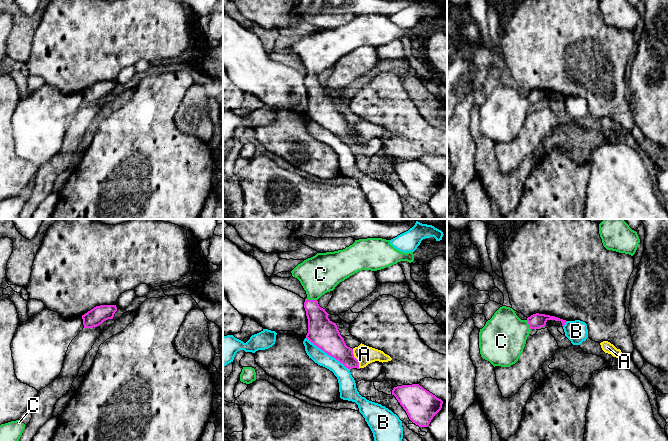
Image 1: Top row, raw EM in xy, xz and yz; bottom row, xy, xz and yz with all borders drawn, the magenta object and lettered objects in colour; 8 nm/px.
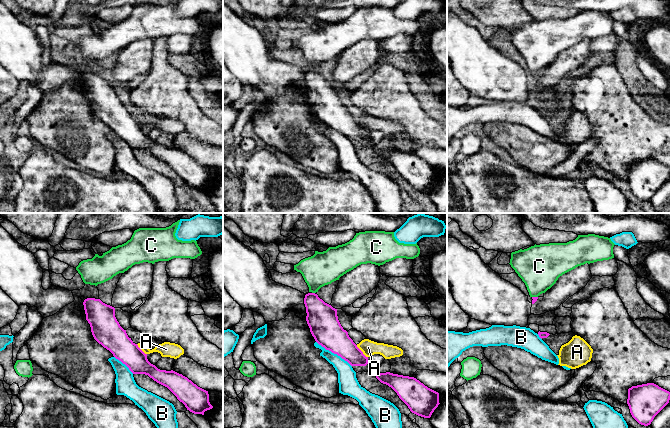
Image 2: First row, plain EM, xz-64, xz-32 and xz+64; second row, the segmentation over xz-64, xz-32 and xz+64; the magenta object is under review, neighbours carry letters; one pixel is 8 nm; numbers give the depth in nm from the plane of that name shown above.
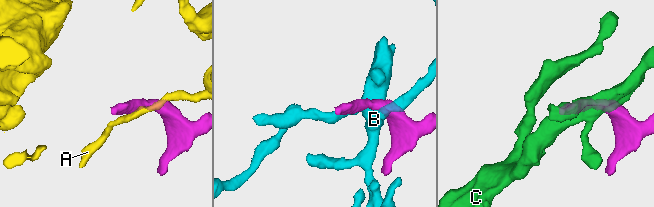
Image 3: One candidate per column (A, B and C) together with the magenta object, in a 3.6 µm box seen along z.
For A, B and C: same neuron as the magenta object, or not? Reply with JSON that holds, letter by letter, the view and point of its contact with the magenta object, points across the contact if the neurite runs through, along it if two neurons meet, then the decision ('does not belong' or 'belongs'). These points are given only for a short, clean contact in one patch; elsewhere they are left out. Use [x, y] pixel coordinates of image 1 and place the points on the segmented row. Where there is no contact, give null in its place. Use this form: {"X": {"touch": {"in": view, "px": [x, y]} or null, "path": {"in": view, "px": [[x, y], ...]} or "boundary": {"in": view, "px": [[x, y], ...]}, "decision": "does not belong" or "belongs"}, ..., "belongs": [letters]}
{"A": {"touch": {"in": "xz", "px": [356, 359]}, "boundary": {"in": "xz", "px": [[352, 349], [353, 356], [359, 363], [359, 368]]}, "decision": "does not belong"}, "B": {"touch": {"in": "xz", "px": [328, 354]}, "boundary": {"in": "xz", "px": [[306, 337], [349, 369]]}, "decision": "does not belong"}, "C": {"touch": {"in": "xz", "px": [311, 300]}, "path": {"in": "xz", "px": [[320, 329], [311, 300], [316, 280], [320, 274]]}, "decision": "belongs"}, "belongs": ["C"]}

